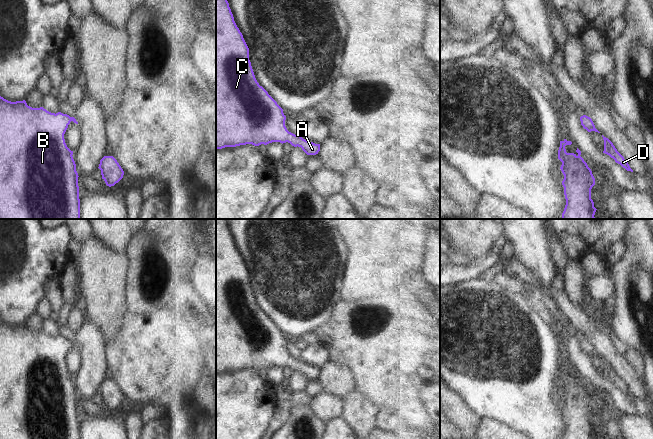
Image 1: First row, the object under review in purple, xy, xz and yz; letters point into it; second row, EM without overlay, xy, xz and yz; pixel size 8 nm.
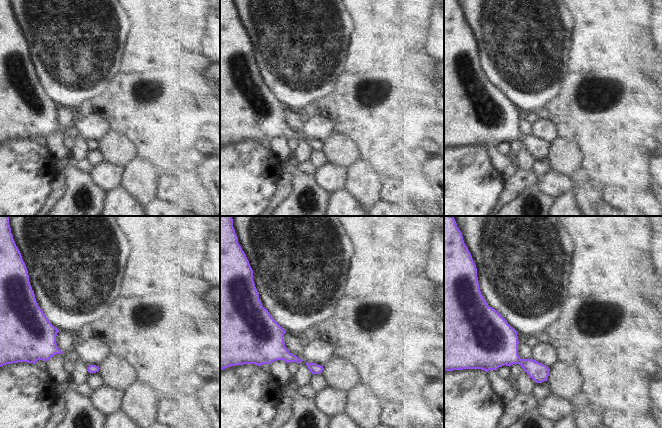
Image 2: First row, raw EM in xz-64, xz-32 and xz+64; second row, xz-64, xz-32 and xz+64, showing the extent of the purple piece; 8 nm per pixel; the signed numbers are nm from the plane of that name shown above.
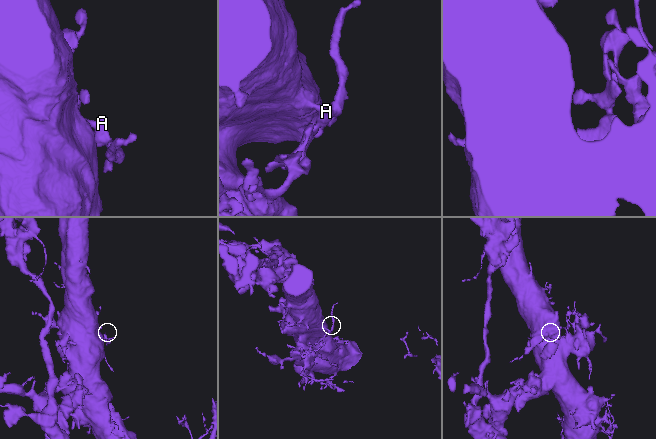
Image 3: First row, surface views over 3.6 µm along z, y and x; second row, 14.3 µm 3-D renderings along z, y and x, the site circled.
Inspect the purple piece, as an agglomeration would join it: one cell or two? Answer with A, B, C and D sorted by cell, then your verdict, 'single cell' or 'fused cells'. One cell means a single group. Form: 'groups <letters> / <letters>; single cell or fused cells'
groups A B C D; single cell

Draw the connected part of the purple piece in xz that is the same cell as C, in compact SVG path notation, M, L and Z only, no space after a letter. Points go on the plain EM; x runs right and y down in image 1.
M216 219L216 373L288 366L301 371L307 379L318 378L320 368L289 356L285 344L283 333L255 302L249 272L234 245L227 219Z

